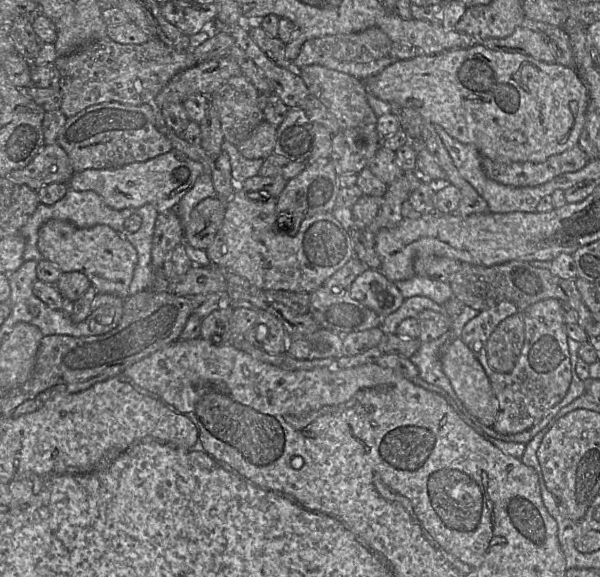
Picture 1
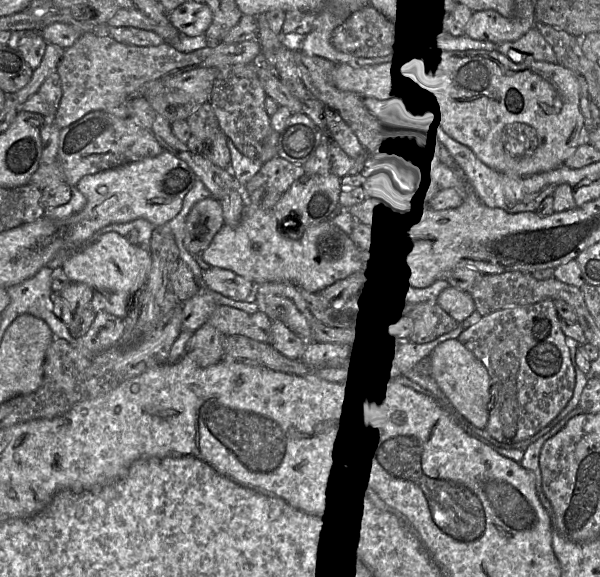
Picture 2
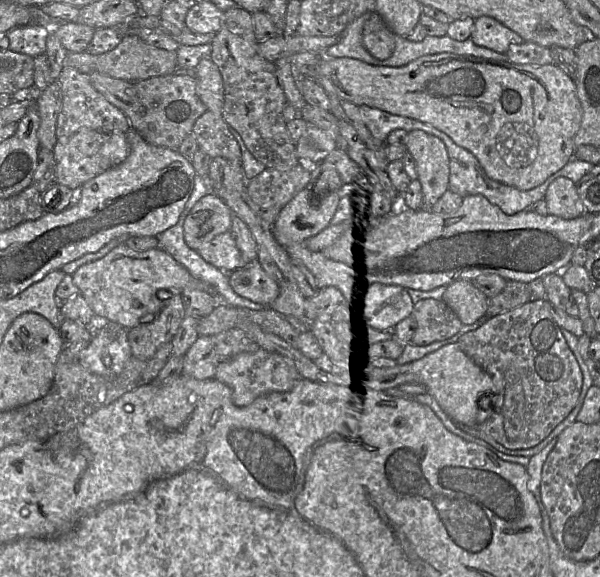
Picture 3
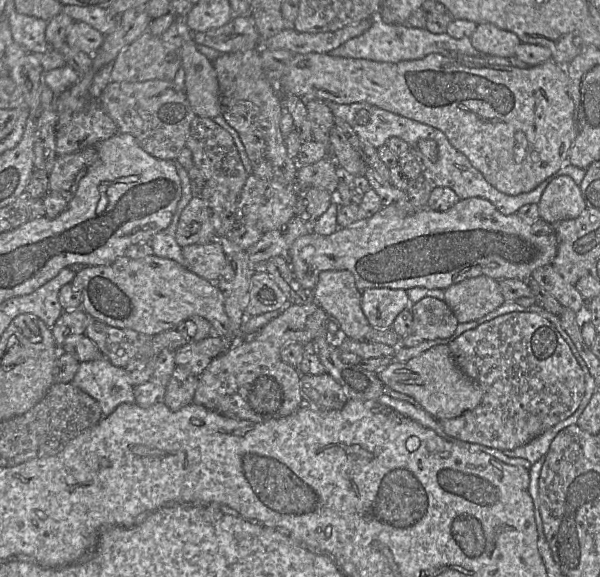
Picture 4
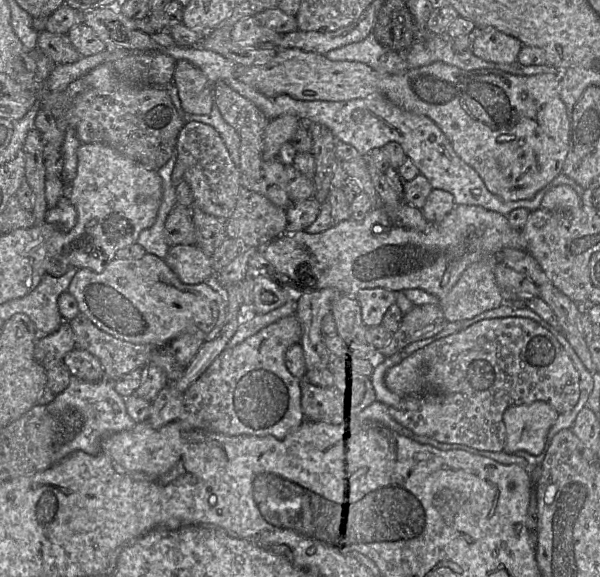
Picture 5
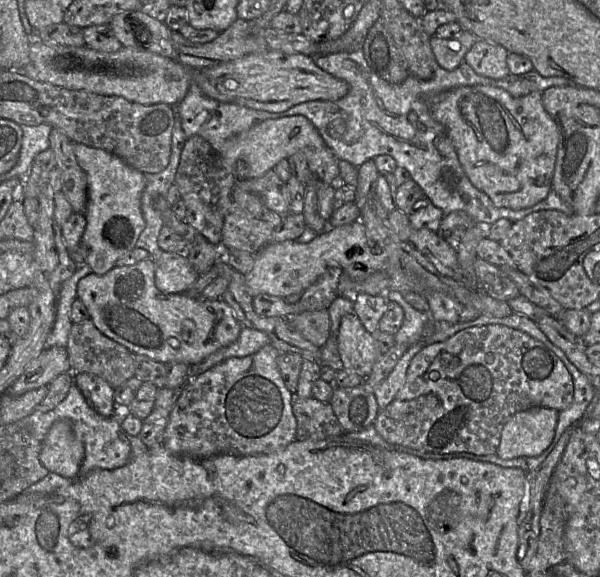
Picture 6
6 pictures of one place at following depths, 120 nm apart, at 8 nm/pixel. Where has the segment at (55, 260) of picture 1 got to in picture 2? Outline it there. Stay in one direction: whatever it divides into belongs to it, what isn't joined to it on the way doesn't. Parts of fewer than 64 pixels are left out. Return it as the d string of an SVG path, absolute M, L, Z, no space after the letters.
M107 232L95 242L68 250L68 256L60 267L70 282L84 283L93 290L91 306L95 312L105 311L124 319L133 296L146 283L151 269L148 248L132 245L117 232Z

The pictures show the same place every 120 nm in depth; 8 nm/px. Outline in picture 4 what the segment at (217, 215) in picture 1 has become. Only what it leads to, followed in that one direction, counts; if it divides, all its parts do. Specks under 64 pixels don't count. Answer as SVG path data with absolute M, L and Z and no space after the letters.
M194 196L182 210L175 239L180 247L217 240L212 222L212 211L199 196Z

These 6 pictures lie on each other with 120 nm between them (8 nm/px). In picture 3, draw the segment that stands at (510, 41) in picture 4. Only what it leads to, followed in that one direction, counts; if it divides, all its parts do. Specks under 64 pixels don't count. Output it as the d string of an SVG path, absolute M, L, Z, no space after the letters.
M489 16L475 19L471 39L476 45L501 54L506 54L510 44L524 42L520 35Z

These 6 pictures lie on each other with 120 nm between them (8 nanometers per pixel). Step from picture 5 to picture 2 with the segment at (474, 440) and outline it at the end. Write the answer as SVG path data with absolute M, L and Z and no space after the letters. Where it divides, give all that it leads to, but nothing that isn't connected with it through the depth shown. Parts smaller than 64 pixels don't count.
M553 299L482 316L458 340L483 364L491 380L497 376L497 399L490 408L485 430L499 443L511 446L508 439L519 442L535 436L561 413L573 396L576 373Z

